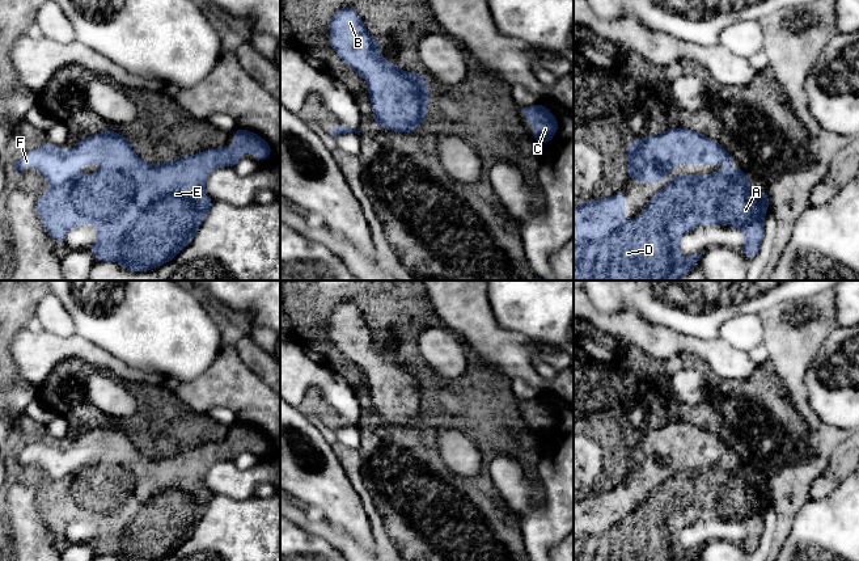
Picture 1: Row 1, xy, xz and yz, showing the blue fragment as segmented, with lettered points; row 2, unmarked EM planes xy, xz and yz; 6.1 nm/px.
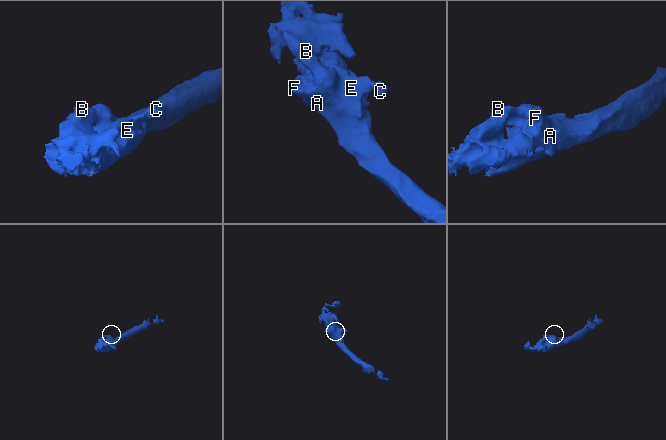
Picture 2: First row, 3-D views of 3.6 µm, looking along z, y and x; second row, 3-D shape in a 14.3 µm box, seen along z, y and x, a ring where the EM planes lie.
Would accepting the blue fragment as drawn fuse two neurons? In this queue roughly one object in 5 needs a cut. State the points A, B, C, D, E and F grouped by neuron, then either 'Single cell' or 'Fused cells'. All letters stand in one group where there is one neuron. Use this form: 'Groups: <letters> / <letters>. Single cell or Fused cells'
Groups: A B C D E F. Single cell

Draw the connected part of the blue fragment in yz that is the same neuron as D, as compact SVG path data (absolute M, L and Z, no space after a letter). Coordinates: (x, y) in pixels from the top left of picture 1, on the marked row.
M737 168L715 174L677 174L632 222L625 220L625 190L574 206L574 280L678 280L695 269L702 256L682 256L680 240L702 224L740 228L745 237L740 252L754 258L763 240L770 195L757 190L744 173Z

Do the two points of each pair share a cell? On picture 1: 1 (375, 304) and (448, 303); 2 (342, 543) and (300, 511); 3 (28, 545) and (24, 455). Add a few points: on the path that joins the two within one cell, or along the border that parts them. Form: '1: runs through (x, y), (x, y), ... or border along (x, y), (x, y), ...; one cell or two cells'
1: border along (427, 294), (432, 308), (431, 319); two cells
2: runs through (330, 532), (312, 527), (308, 523); one cell
3: border along (34, 496), (34, 503), (46, 524); two cells

